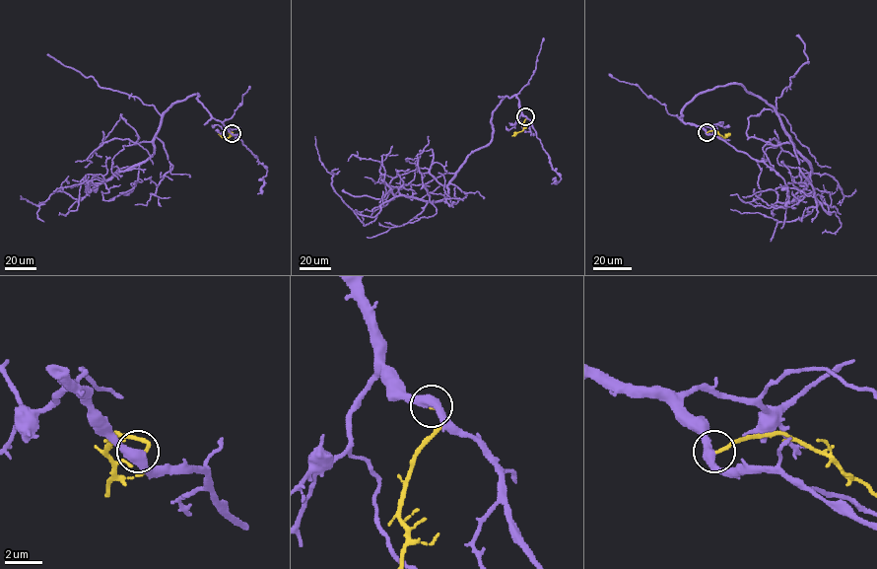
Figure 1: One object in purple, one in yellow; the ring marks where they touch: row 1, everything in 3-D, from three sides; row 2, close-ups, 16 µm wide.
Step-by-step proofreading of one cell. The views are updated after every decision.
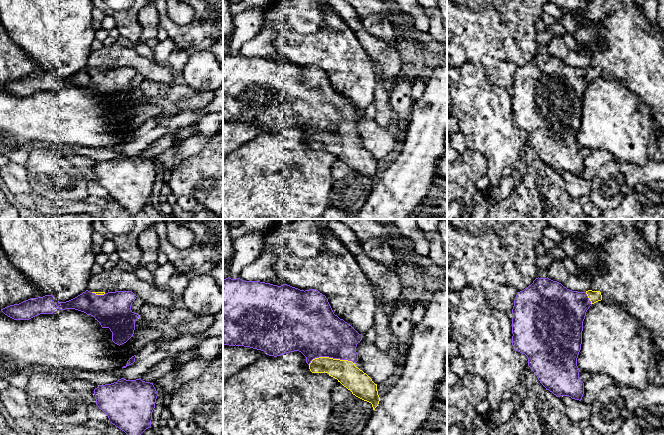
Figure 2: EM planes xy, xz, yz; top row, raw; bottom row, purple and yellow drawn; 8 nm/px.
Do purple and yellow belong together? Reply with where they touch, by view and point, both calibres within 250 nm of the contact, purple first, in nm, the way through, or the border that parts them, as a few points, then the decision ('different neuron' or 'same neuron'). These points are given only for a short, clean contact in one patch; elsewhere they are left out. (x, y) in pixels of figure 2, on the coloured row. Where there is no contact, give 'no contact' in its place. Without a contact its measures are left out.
contact xz (330, 357); calibres 420 and 190 nm; way xz (315, 331), (329, 345), (330, 357), (350, 376); same neuron

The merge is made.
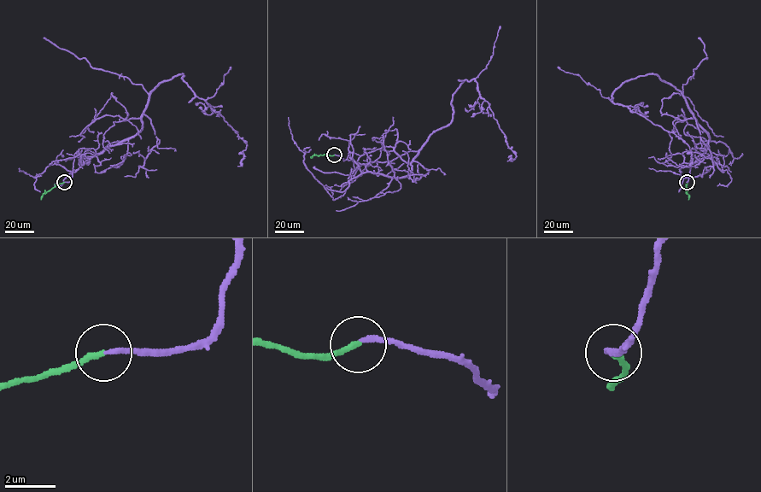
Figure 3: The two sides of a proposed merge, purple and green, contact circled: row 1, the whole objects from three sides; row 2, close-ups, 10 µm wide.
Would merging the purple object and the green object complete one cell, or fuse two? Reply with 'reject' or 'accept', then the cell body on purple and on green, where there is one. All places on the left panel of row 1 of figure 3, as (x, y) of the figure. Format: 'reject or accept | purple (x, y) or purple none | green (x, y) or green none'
accept | purple none | green none

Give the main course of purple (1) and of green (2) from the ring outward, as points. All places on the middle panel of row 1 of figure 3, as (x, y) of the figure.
1: (334, 155), (374, 173), (406, 177), (429, 137), (450, 122), (454, 92), (474, 79), (516, 155), (507, 161)
2: (334, 155), (310, 156)

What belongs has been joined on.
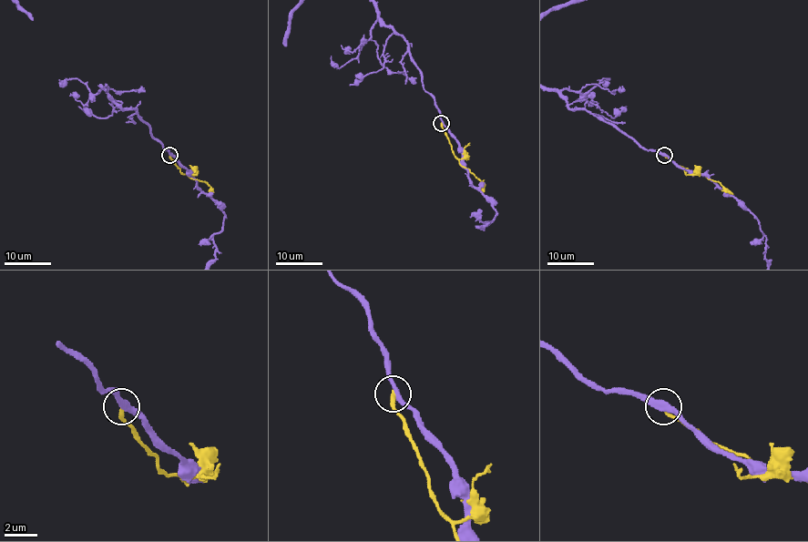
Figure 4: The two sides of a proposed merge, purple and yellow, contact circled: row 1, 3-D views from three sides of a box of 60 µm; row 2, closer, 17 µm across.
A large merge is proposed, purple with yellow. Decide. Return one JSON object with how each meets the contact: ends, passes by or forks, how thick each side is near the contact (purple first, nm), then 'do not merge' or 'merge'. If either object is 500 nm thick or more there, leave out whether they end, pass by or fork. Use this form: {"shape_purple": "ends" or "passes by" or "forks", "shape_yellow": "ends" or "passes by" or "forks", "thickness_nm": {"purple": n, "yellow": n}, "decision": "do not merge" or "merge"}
{"shape_purple": "passes by", "shape_yellow": "ends", "thickness_nm": {"purple": 360, "yellow": 200}, "decision": "do not merge"}

